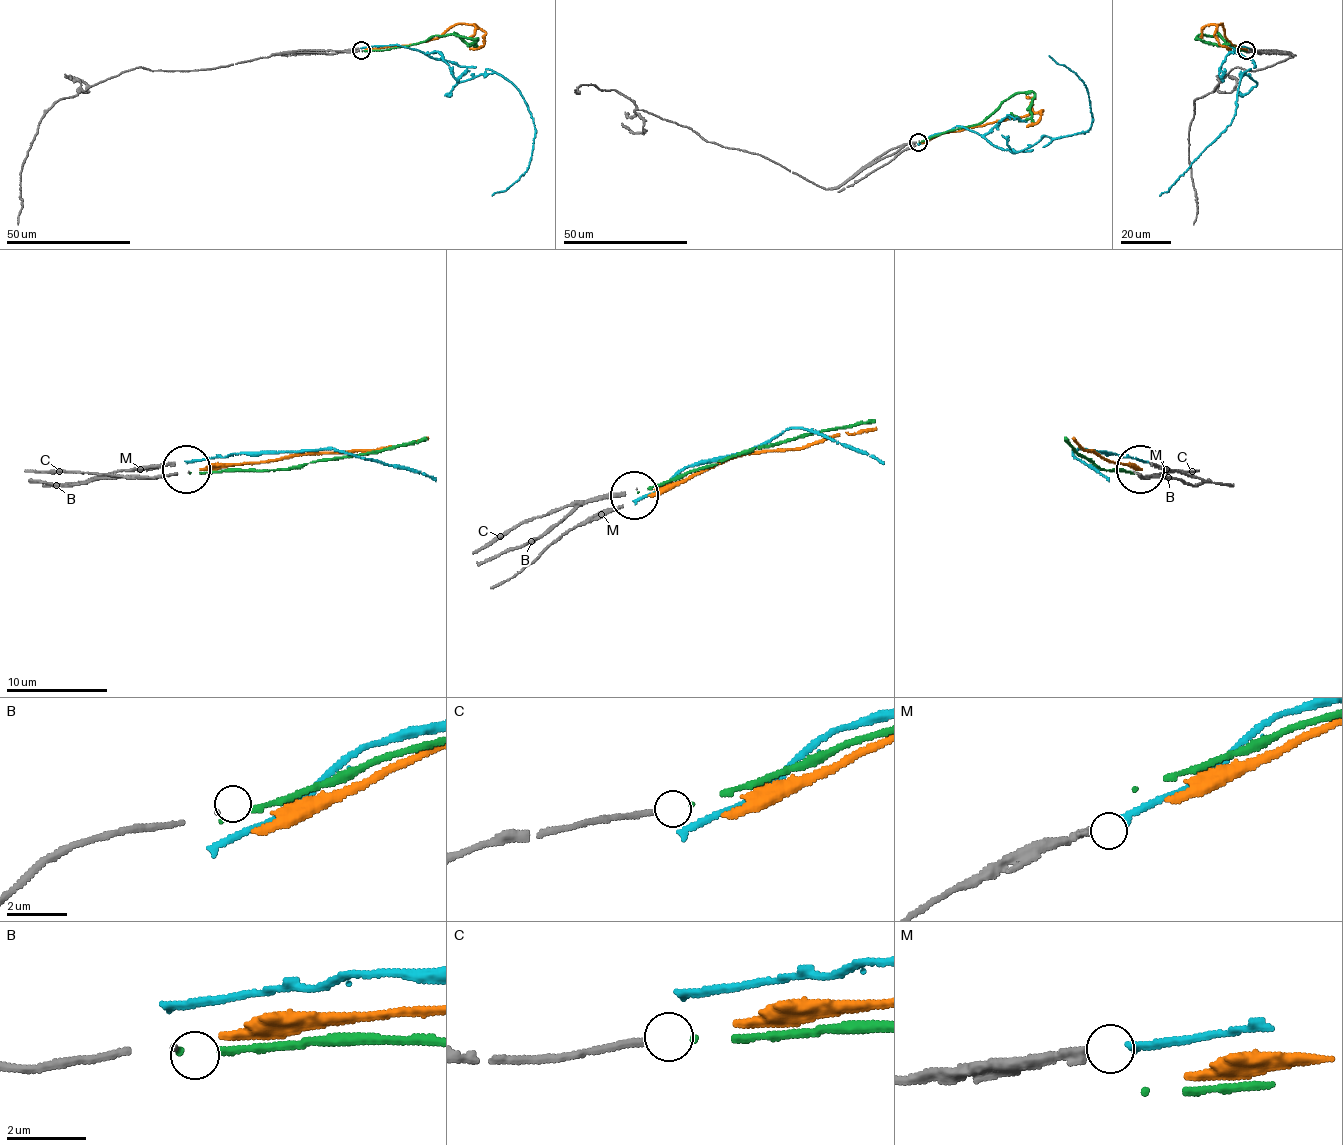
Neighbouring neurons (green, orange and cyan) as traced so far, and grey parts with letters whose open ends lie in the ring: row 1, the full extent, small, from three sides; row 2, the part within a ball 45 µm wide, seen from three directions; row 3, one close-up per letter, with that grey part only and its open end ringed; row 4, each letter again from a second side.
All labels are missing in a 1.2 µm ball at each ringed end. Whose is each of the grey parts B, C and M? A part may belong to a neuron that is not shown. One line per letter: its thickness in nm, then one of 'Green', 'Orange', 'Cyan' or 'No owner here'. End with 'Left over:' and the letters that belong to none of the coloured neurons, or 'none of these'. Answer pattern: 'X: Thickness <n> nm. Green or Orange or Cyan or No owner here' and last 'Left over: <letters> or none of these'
B: Thickness 60 nm. No owner here
C: Thickness 180 nm. Green
M: Thickness 220 nm. Cyan
Left over: B

